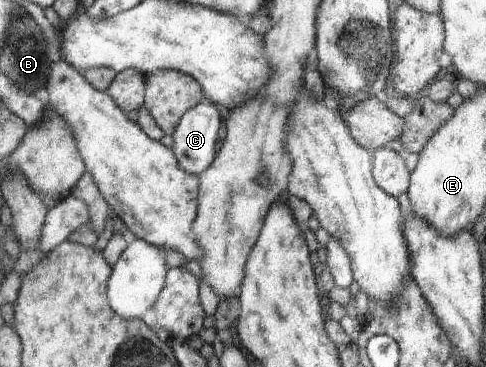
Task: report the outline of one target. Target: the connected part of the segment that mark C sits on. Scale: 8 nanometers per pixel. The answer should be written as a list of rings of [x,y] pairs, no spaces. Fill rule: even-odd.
[[[208,100],[185,112],[172,135],[173,152],[187,173],[199,176],[212,164],[223,121],[215,104]]]

